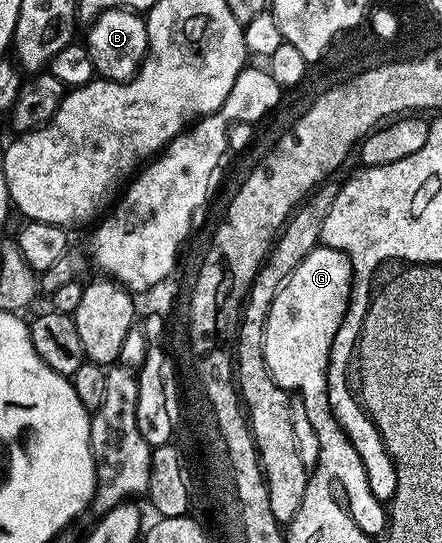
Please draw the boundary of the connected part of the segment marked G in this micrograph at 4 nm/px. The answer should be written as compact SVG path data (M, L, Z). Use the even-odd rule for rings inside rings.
M323 243L316 246L294 267L291 275L284 280L284 285L274 295L274 303L270 303L270 315L264 328L264 354L266 367L281 389L291 391L306 407L306 416L314 427L314 435L318 435L318 463L320 465L364 465L354 451L347 435L341 431L340 424L334 419L332 408L328 406L328 360L332 357L336 336L340 333L340 324L348 313L348 300L352 297L354 274L352 261L345 253L331 249Z

